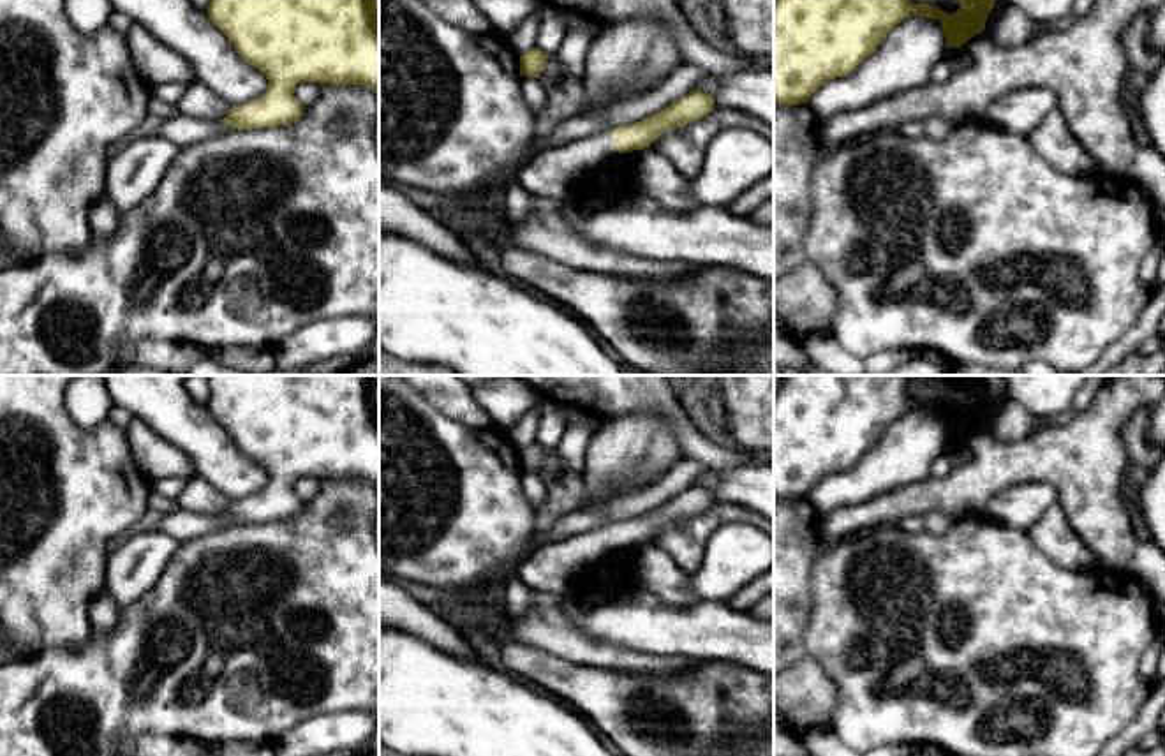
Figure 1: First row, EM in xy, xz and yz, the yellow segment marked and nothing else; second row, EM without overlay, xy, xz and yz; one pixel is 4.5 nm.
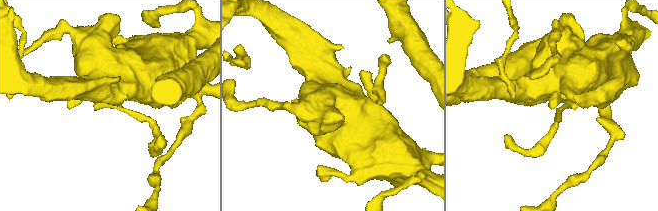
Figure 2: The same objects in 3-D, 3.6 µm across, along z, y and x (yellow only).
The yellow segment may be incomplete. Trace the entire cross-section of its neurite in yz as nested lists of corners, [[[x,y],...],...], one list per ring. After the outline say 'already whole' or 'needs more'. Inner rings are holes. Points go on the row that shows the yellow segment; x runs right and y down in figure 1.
[[[774,0],[774,104],[805,104],[828,79],[853,72],[895,25],[911,16],[938,19],[946,49],[961,49],[973,35],[983,32],[994,0],[961,0],[961,4],[957,12],[948,14],[931,4],[911,0]]] | already whole

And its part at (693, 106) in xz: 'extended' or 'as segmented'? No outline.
extended

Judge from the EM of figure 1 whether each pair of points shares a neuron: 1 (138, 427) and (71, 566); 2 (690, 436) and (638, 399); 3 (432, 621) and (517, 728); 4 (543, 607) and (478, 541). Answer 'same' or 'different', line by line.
1: different
2: same
3: different
4: different

